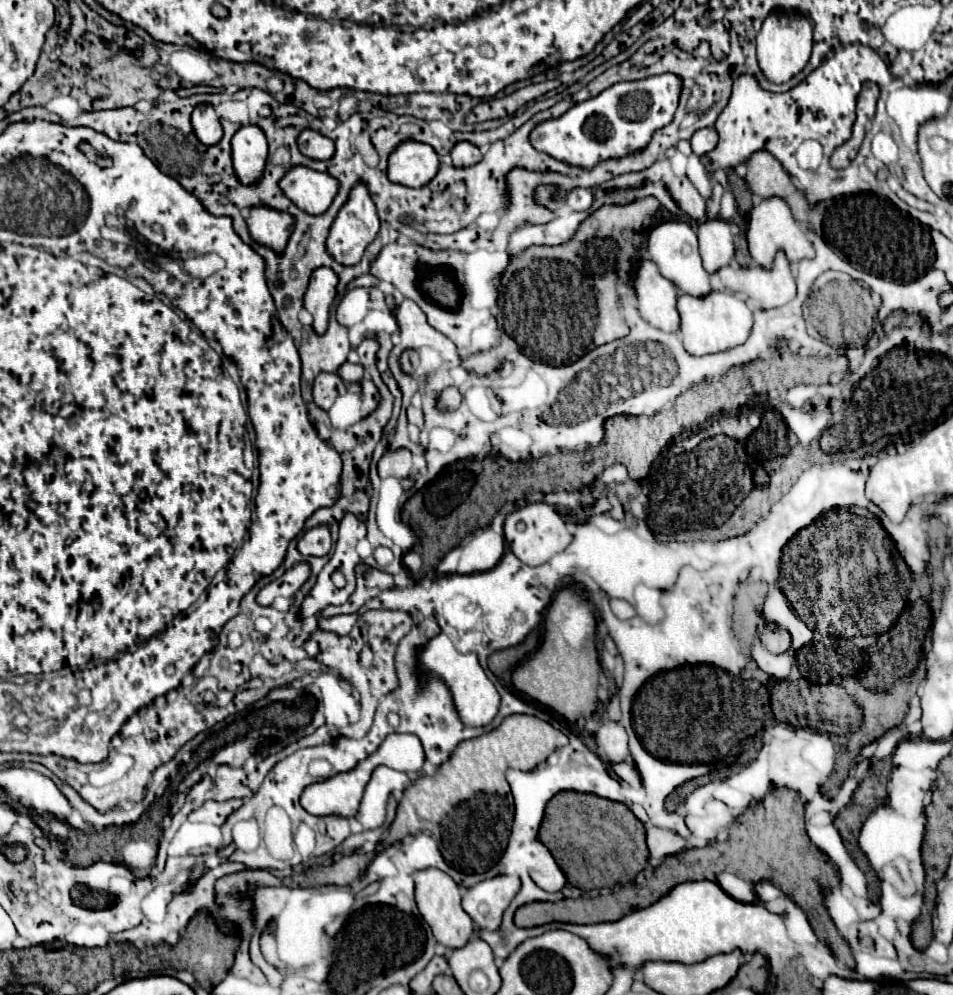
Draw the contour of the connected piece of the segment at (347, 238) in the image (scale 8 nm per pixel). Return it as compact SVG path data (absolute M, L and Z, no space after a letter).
M356 183L348 195L348 201L340 207L338 215L352 215L352 217L346 217L342 225L332 225L330 227L330 235L326 239L326 249L328 253L342 265L356 265L366 247L374 241L374 237L378 235L378 227L380 227L380 221L378 221L378 215L376 215L376 205L372 201L372 197L368 195L368 187L366 183Z

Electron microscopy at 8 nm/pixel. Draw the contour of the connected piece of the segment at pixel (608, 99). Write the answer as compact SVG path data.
M672 73L616 83L588 101L576 103L564 115L538 123L530 133L530 143L538 151L578 167L594 167L608 157L624 157L646 147L652 133L672 121L680 87L680 79Z

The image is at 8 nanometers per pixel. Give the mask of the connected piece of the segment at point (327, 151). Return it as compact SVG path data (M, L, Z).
M304 129L298 137L300 151L310 159L330 159L334 155L334 143L314 129Z

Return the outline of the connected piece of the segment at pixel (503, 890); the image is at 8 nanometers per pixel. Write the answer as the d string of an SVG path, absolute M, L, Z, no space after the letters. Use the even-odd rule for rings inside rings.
M498 875L476 883L462 897L462 909L482 927L494 931L500 927L502 913L518 893L520 883L514 875Z

